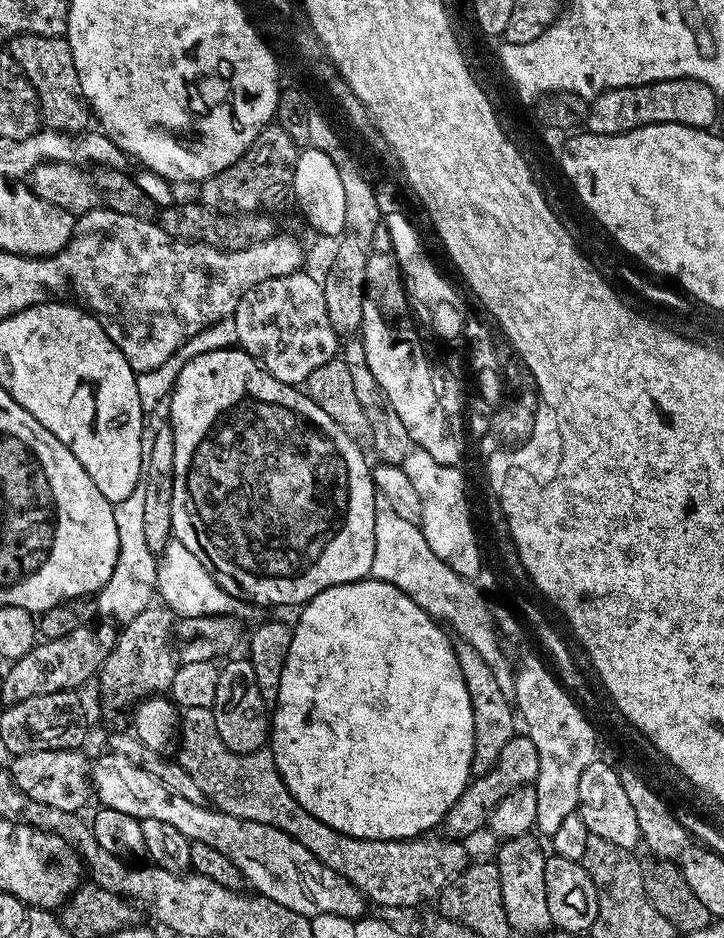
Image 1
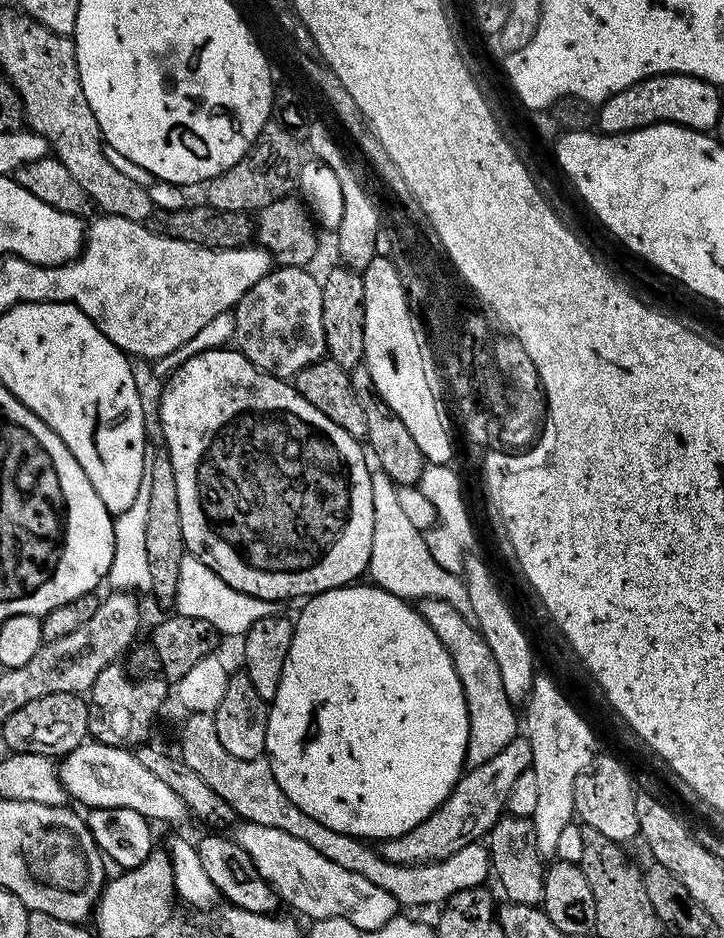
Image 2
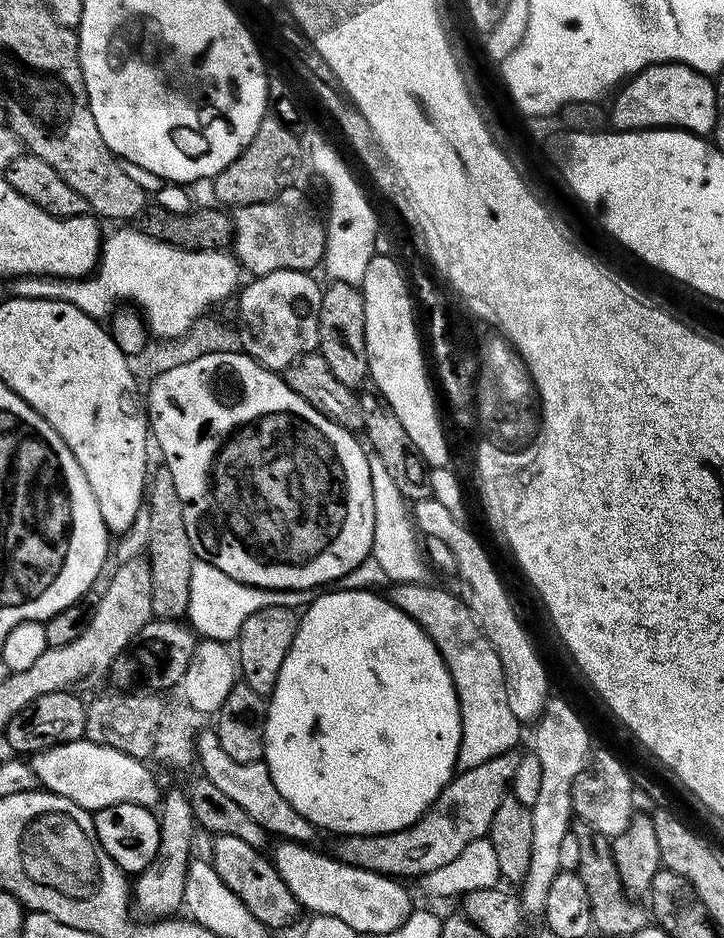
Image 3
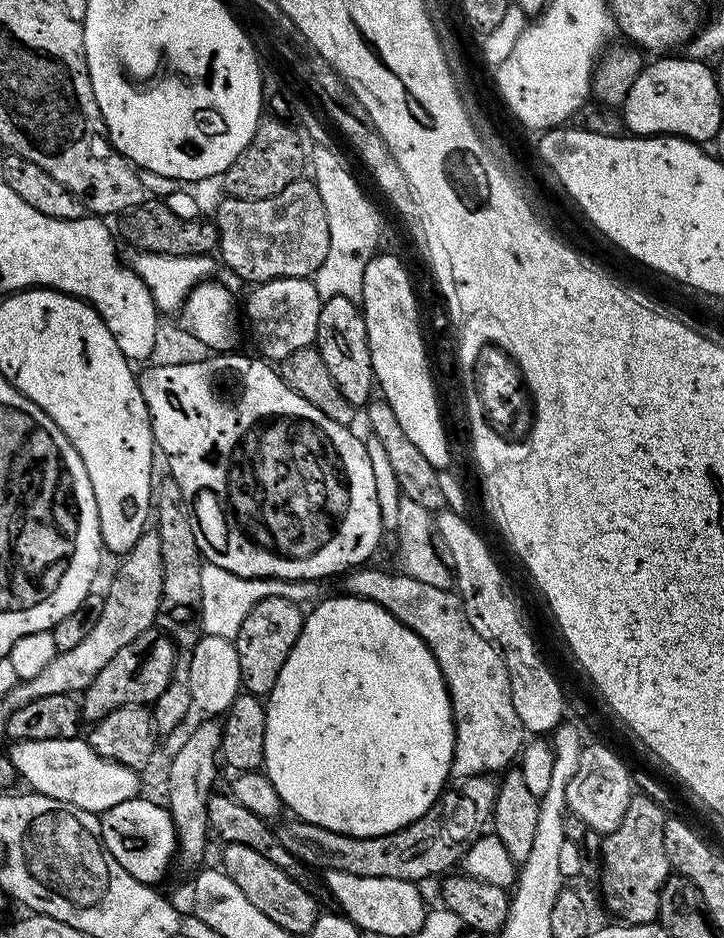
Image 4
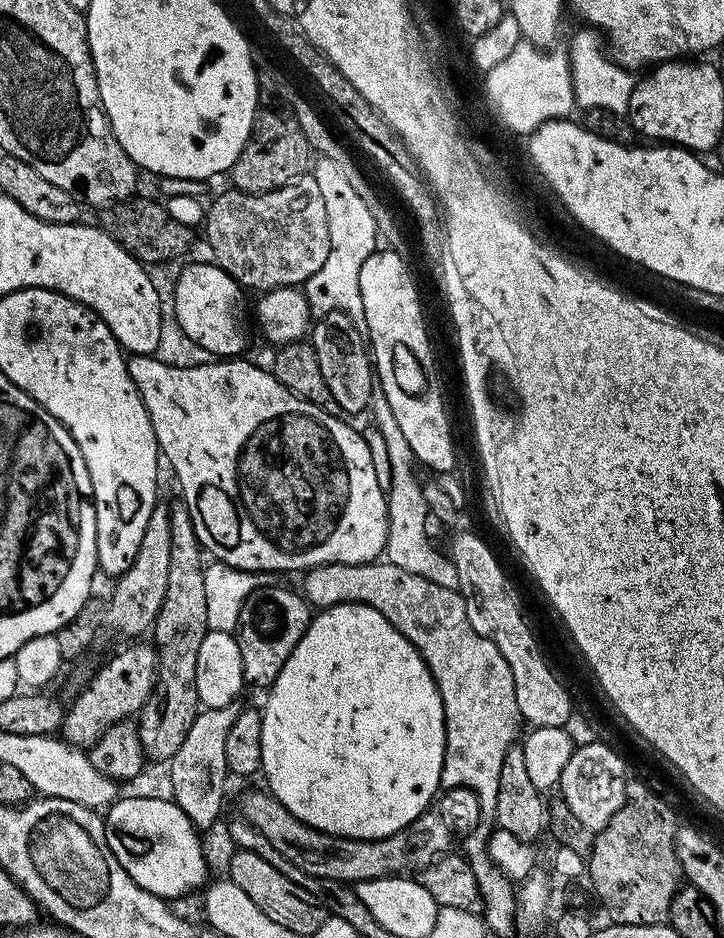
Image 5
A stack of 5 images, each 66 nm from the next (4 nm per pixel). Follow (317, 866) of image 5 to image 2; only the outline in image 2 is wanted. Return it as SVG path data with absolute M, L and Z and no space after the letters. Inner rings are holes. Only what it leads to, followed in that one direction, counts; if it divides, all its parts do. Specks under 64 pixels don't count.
M527 739L510 741L490 762L482 762L477 768L469 767L457 780L452 792L414 830L401 836L381 840L378 851L382 858L395 864L429 864L431 860L450 858L462 846L483 841L488 831L505 815L508 795L514 782L532 766L531 746Z

